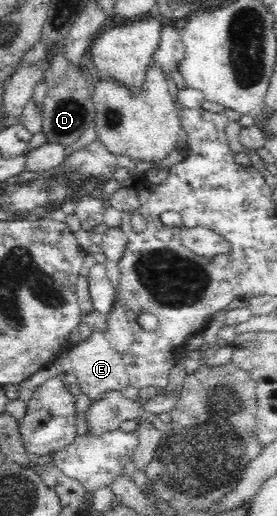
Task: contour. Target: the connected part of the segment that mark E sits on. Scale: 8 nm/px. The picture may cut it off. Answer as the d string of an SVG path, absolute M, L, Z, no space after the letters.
M103 331L92 332L87 340L80 340L78 345L71 345L67 352L73 372L77 375L78 383L81 385L81 392L84 392L92 402L103 398L108 390L123 392L128 386L130 380L122 354L113 348Z

